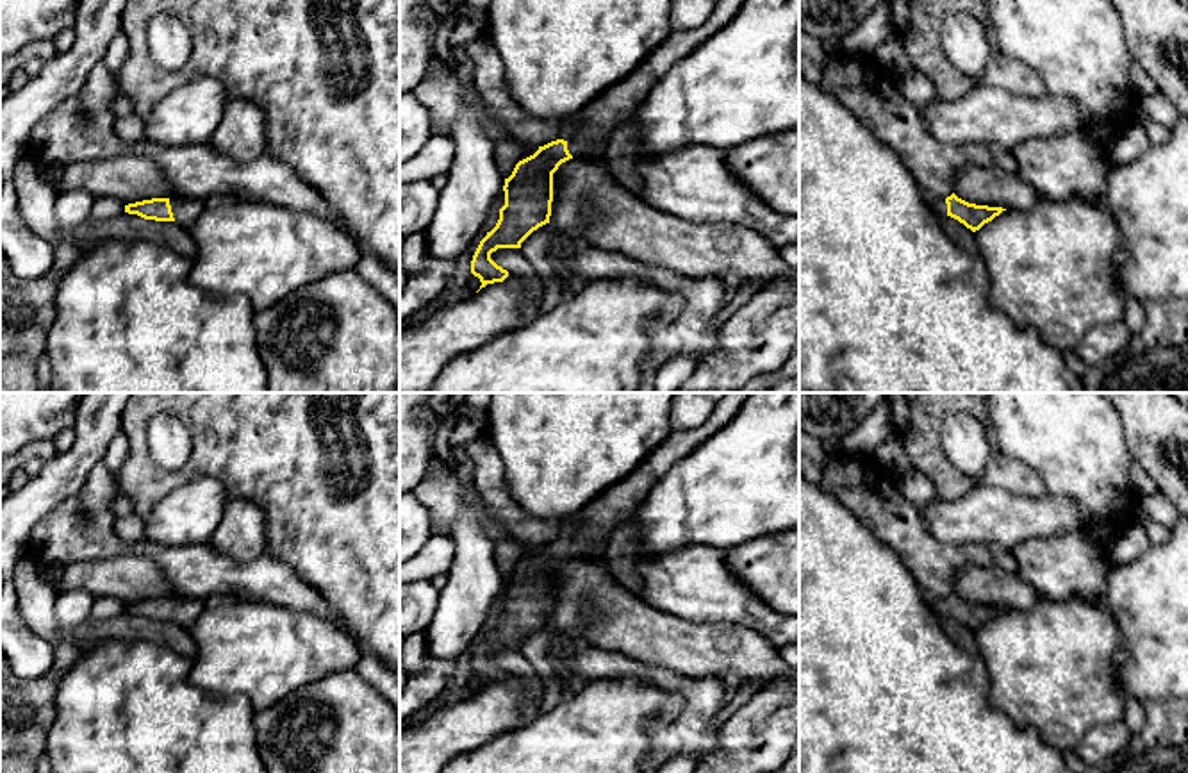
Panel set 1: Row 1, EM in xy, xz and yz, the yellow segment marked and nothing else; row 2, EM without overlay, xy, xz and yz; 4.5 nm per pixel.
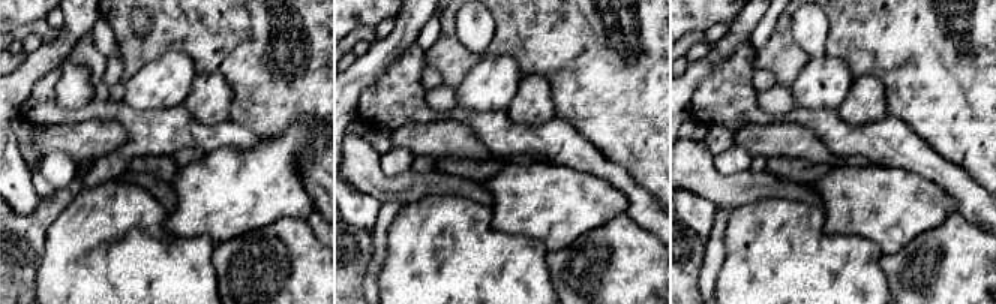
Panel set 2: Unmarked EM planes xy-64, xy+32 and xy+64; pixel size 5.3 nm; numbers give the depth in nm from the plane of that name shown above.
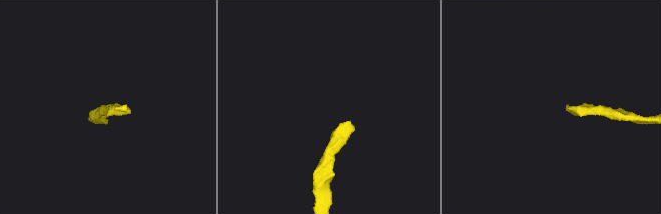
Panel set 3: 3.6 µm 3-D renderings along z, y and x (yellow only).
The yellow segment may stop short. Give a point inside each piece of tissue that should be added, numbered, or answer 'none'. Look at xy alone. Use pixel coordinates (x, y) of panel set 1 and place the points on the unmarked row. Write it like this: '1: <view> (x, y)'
1: xy (186, 611)

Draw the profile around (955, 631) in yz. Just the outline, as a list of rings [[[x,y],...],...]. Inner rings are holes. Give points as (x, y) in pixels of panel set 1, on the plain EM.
[[[945,616],[945,618],[940,618],[940,627],[945,632],[945,636],[960,648],[963,648],[969,653],[978,653],[976,636],[963,623],[960,623],[951,616]]]

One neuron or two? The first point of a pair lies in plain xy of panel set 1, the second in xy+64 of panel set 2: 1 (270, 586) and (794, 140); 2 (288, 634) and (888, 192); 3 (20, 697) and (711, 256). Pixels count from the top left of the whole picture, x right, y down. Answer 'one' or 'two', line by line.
1: two
2: one
3: two

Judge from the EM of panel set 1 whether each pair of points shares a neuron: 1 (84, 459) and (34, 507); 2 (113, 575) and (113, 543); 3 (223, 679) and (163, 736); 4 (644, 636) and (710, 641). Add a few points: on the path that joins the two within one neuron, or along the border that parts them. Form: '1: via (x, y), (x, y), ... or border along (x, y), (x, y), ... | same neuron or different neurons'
1: via (72, 470), (47, 495) | same neuron
2: border along (154, 561), (118, 554), (72, 565) | different neurons
3: border along (191, 659), (195, 686), (250, 702) | different neurons
4: via (660, 638), (668, 641), (694, 641) | same neuron

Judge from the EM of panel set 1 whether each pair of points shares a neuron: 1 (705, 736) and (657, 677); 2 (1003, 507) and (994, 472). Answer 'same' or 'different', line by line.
1: same
2: different

